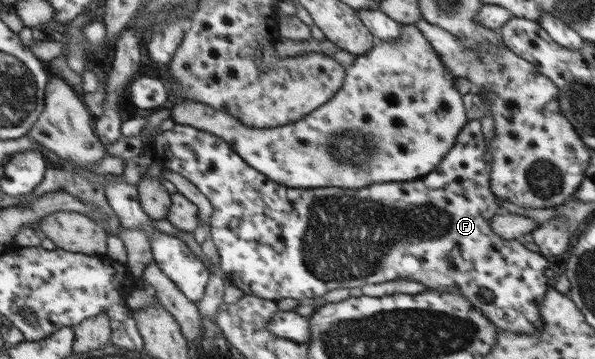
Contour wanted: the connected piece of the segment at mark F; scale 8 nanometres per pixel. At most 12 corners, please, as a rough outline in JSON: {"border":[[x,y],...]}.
{"border":[[480,119],[431,173],[281,187],[175,124],[244,294],[411,279],[532,335],[550,263],[489,227]]}

